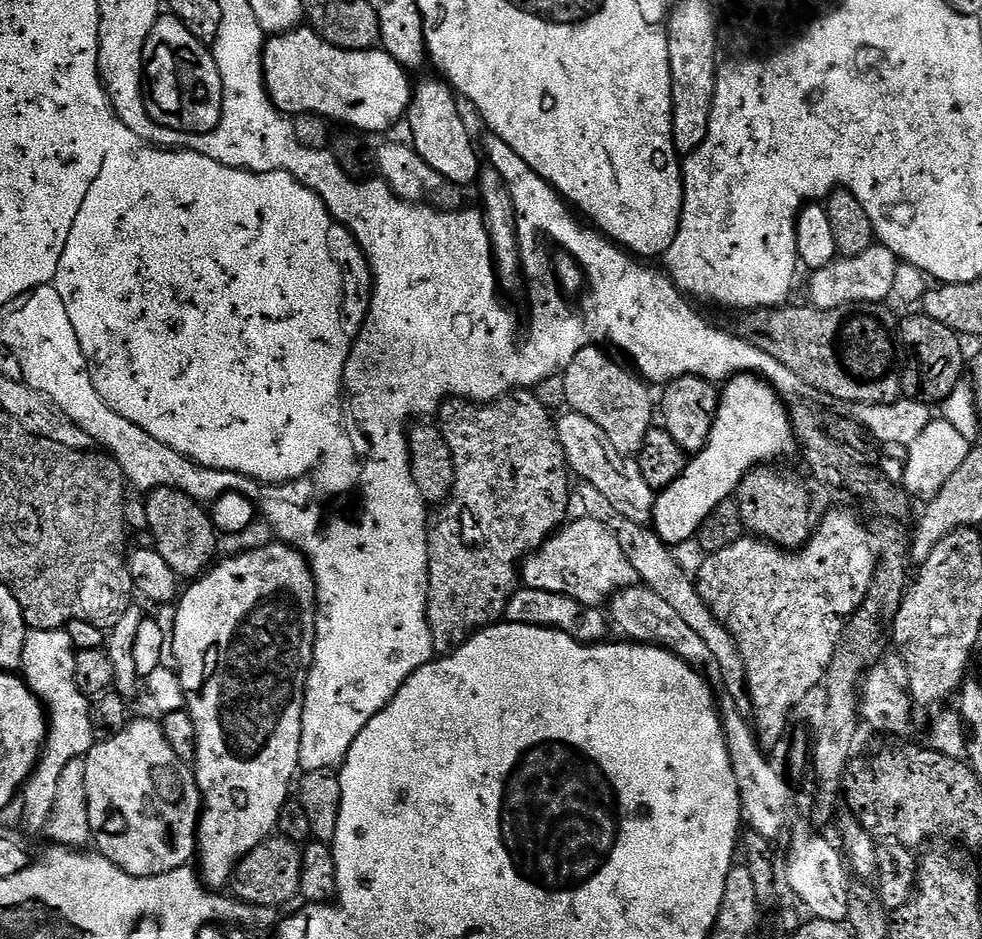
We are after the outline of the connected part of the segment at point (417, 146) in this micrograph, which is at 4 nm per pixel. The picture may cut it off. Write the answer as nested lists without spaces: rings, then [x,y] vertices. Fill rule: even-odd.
[[[435,79],[417,83],[412,100],[408,103],[406,125],[408,124],[408,132],[412,135],[410,147],[419,154],[422,162],[426,162],[426,166],[430,166],[430,170],[442,174],[442,178],[446,178],[451,184],[475,185],[482,168],[472,149],[472,136],[464,125],[464,116],[456,105],[457,93],[443,79]]]

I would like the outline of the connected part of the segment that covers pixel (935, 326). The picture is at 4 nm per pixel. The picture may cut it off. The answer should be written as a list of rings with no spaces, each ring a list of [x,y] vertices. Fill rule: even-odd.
[[[917,314],[908,316],[899,321],[898,324],[898,344],[902,349],[902,375],[900,377],[900,387],[903,395],[912,400],[917,400],[929,406],[943,405],[946,398],[950,398],[950,390],[958,386],[966,376],[966,356],[964,360],[964,348],[961,337],[955,332],[951,332],[942,322],[934,322],[934,318]]]

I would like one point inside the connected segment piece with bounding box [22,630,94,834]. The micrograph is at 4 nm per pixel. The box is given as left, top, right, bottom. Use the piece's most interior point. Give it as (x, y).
(48, 658)

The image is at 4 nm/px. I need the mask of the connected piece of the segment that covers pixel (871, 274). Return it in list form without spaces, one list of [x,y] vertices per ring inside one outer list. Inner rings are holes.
[[[876,242],[857,256],[837,258],[830,266],[815,269],[808,284],[811,307],[834,310],[843,304],[878,304],[892,296],[894,270],[898,261],[891,250]]]

